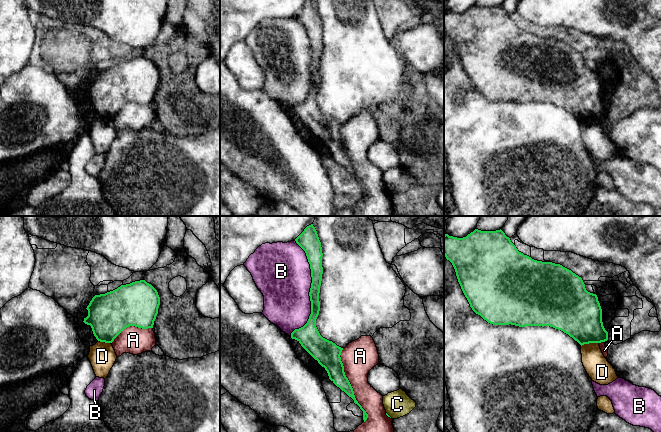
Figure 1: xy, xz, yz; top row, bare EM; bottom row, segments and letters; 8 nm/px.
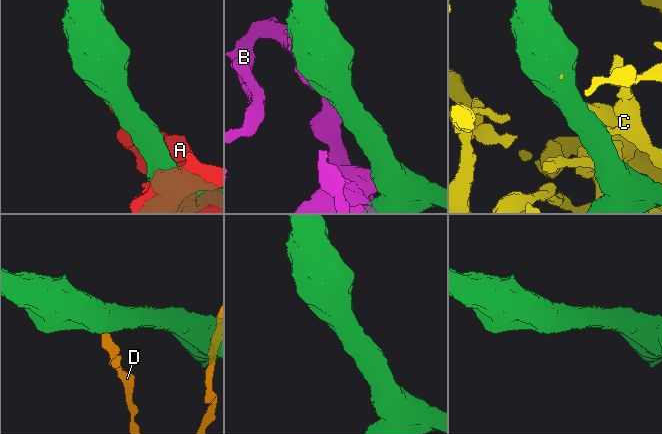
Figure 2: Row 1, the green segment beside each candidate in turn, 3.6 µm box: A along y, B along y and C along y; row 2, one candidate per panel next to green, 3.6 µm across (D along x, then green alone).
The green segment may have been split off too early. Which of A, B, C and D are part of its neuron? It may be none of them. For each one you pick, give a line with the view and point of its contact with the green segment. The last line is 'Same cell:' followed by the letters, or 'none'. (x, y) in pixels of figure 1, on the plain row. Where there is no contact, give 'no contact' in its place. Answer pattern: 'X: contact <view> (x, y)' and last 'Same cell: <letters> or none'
Same cell: none

